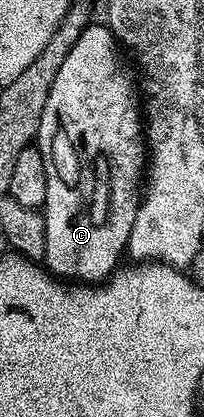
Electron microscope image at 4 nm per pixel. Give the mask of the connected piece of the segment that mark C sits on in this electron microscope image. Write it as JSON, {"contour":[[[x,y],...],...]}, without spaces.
{"contour":[[[91,23],[80,34],[57,71],[40,119],[36,147],[44,158],[48,174],[48,194],[44,205],[44,264],[55,277],[70,282],[102,282],[119,267],[118,259],[127,251],[132,222],[136,222],[140,193],[144,188],[144,173],[148,168],[144,116],[140,111],[136,84],[130,81],[121,55],[120,45],[109,27],[105,23]]]}

